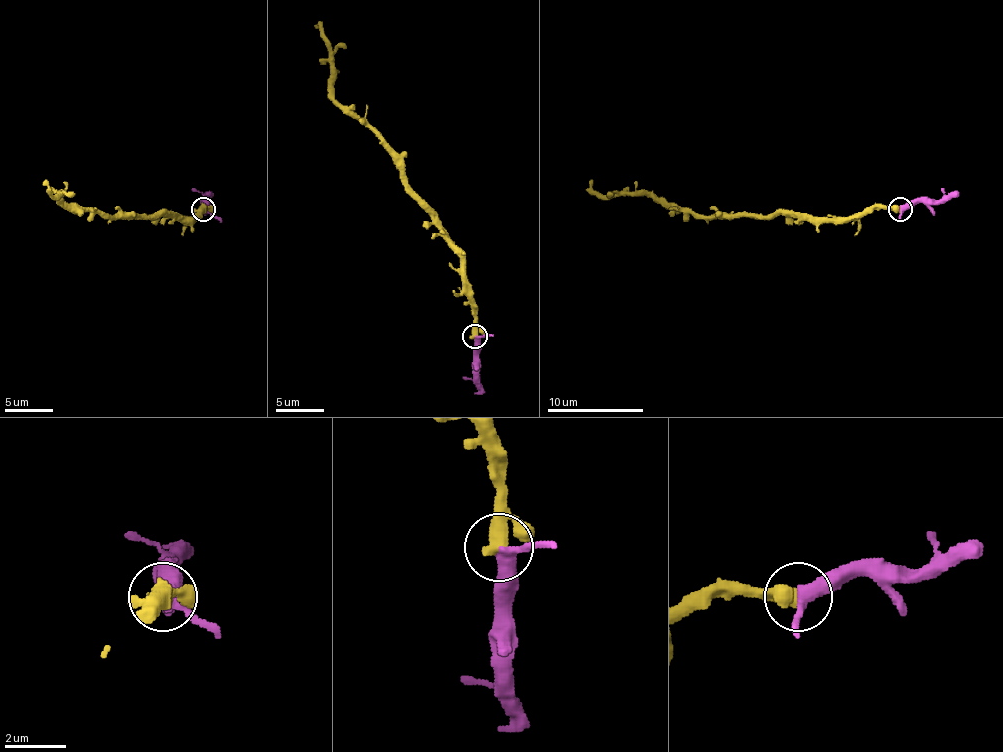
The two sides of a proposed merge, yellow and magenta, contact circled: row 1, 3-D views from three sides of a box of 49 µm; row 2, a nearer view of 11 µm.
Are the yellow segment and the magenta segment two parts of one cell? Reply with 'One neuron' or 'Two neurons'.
One neuron

